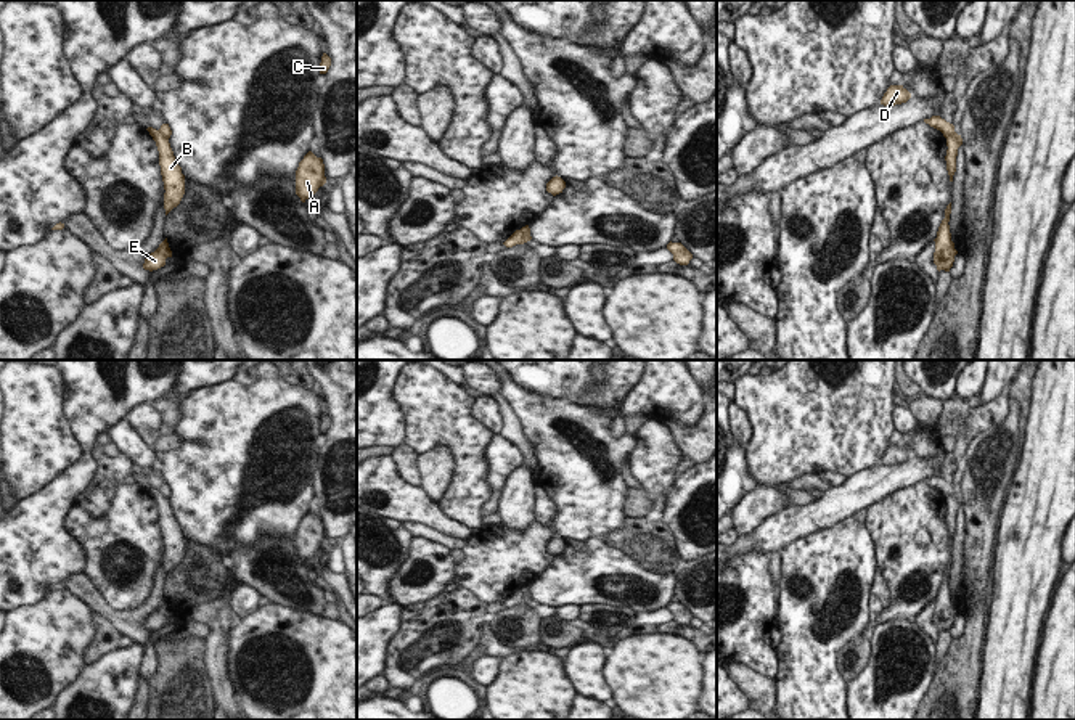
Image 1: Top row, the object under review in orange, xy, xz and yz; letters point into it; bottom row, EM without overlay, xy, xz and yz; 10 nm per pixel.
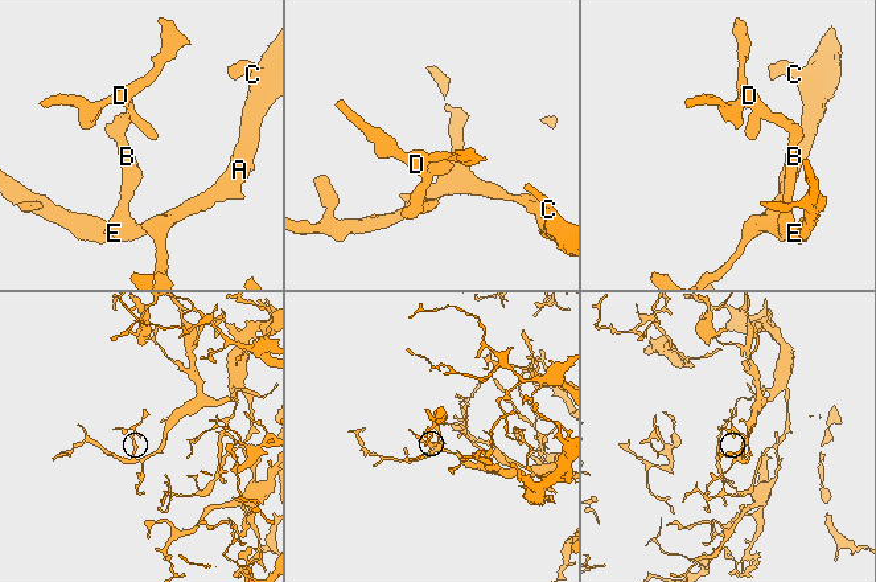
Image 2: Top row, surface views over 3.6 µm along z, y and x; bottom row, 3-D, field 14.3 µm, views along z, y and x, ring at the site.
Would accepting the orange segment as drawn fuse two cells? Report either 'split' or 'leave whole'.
split

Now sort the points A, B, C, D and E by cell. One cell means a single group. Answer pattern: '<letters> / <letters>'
A B C E / D

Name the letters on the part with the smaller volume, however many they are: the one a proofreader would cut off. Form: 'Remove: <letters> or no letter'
Remove: D

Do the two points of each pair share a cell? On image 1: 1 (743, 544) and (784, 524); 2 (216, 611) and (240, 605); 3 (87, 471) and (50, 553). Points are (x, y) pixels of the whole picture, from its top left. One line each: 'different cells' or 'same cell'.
1: same cell
2: different cells
3: same cell

